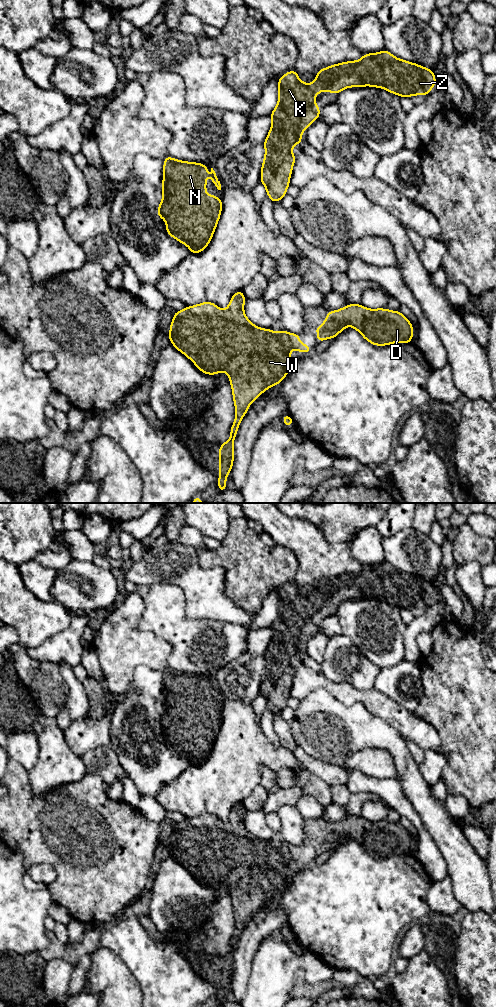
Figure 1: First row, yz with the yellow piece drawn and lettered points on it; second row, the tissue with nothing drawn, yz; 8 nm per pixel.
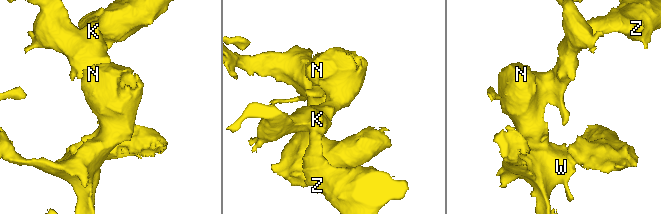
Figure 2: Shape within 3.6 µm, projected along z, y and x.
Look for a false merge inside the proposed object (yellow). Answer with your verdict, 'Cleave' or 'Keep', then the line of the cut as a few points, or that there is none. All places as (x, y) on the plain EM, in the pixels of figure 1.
Keep. No split

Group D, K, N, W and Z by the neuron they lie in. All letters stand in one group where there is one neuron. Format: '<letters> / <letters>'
D K N W Z

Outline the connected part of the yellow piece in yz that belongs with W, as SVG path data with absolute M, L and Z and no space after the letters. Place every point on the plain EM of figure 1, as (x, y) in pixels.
M243 803L235 804L225 822L216 816L205 813L201 816L185 819L173 824L168 849L170 855L189 870L195 878L208 887L225 883L229 888L235 917L235 931L230 941L230 950L221 956L219 965L218 1003L226 1003L226 991L233 980L234 952L244 927L250 916L262 905L278 897L290 884L290 867L294 859L300 865L312 865L310 857L300 854L299 846L286 842L275 845L271 840L255 838L244 825L245 807Z

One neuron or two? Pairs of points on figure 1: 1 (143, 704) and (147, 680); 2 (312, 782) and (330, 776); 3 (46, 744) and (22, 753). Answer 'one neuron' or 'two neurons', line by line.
1: one neuron
2: two neurons
3: two neurons

